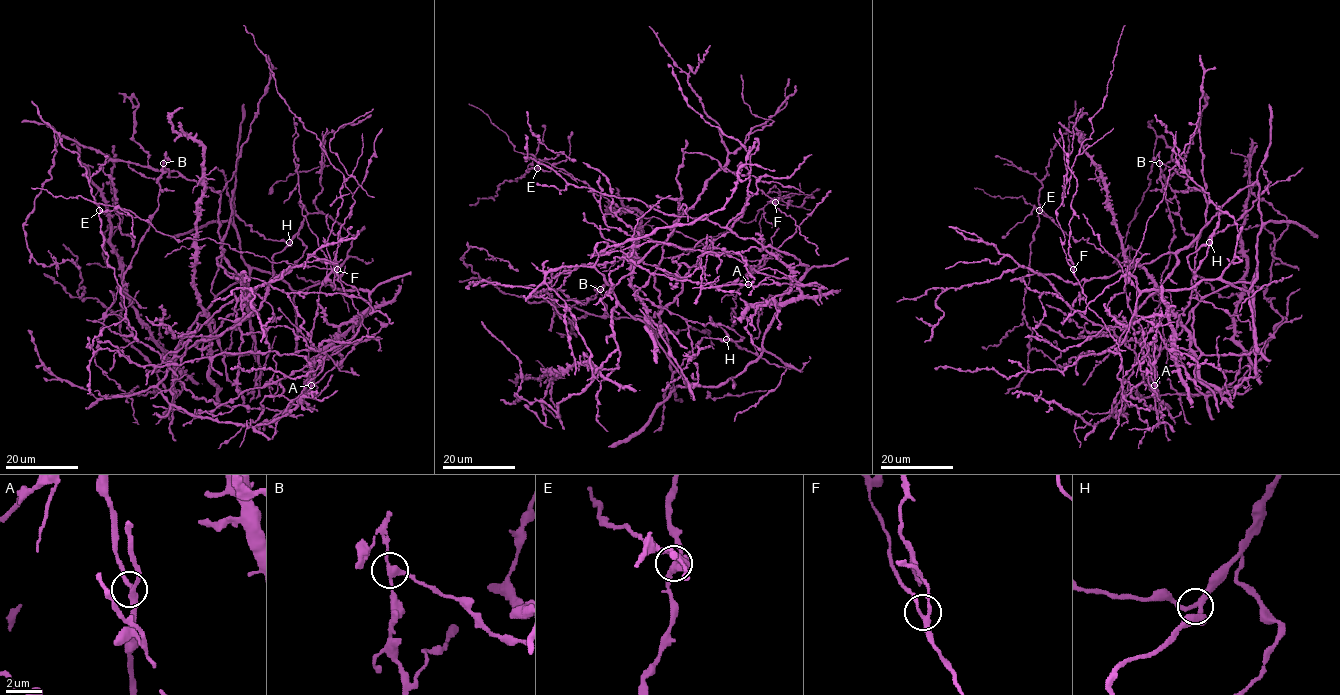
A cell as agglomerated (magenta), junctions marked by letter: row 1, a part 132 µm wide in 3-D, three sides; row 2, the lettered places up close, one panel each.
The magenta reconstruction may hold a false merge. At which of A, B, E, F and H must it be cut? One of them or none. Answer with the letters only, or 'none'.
B

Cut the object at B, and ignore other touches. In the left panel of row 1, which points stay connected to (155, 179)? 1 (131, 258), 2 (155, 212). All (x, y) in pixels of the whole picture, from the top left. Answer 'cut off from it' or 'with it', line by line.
1: with it
2: with it

